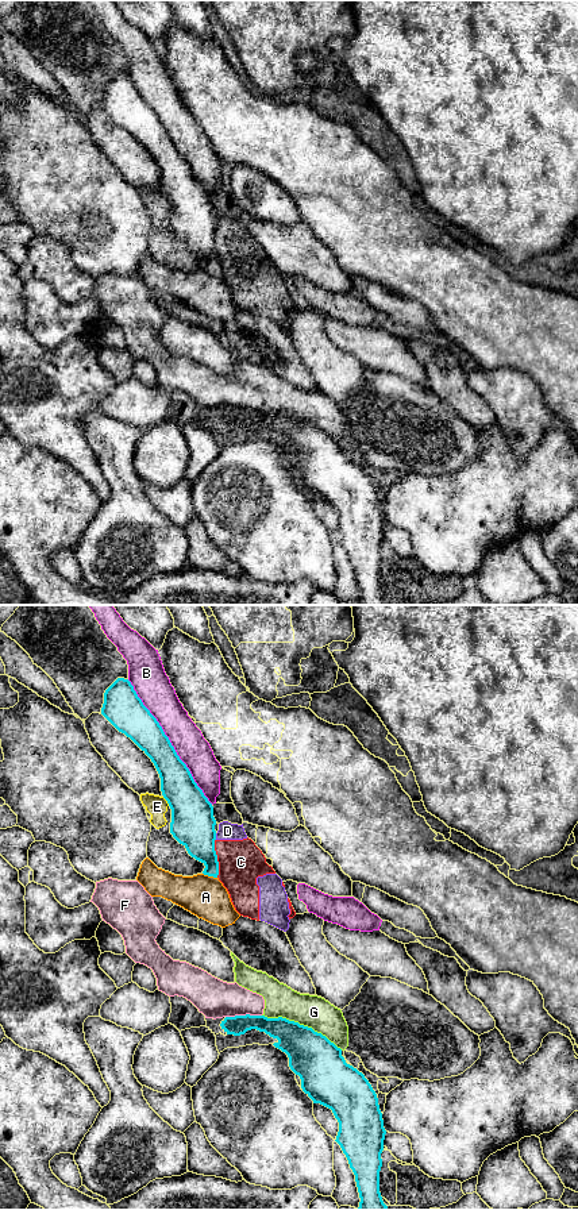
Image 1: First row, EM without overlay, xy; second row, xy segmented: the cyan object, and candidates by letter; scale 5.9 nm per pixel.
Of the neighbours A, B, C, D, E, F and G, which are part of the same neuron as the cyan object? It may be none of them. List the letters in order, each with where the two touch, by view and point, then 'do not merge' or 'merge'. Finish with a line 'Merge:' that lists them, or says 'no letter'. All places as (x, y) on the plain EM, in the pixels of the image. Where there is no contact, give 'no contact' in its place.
A: meets cyan in xy at (209, 270); do not merge
B: meets cyan in xy at (169, 137); do not merge
C: meets cyan in xy at (216, 253); do not merge
D: meets cyan in xy at (215, 231); do not merge
E: meets cyan in xy at (166, 195); do not merge
F: meets cyan in xy at (243, 411); do not merge
G: meets cyan in xy at (303, 420); do not merge
Merge: no letter

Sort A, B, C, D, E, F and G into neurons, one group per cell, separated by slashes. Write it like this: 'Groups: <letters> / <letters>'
Groups: A / B / C D / E / F G

